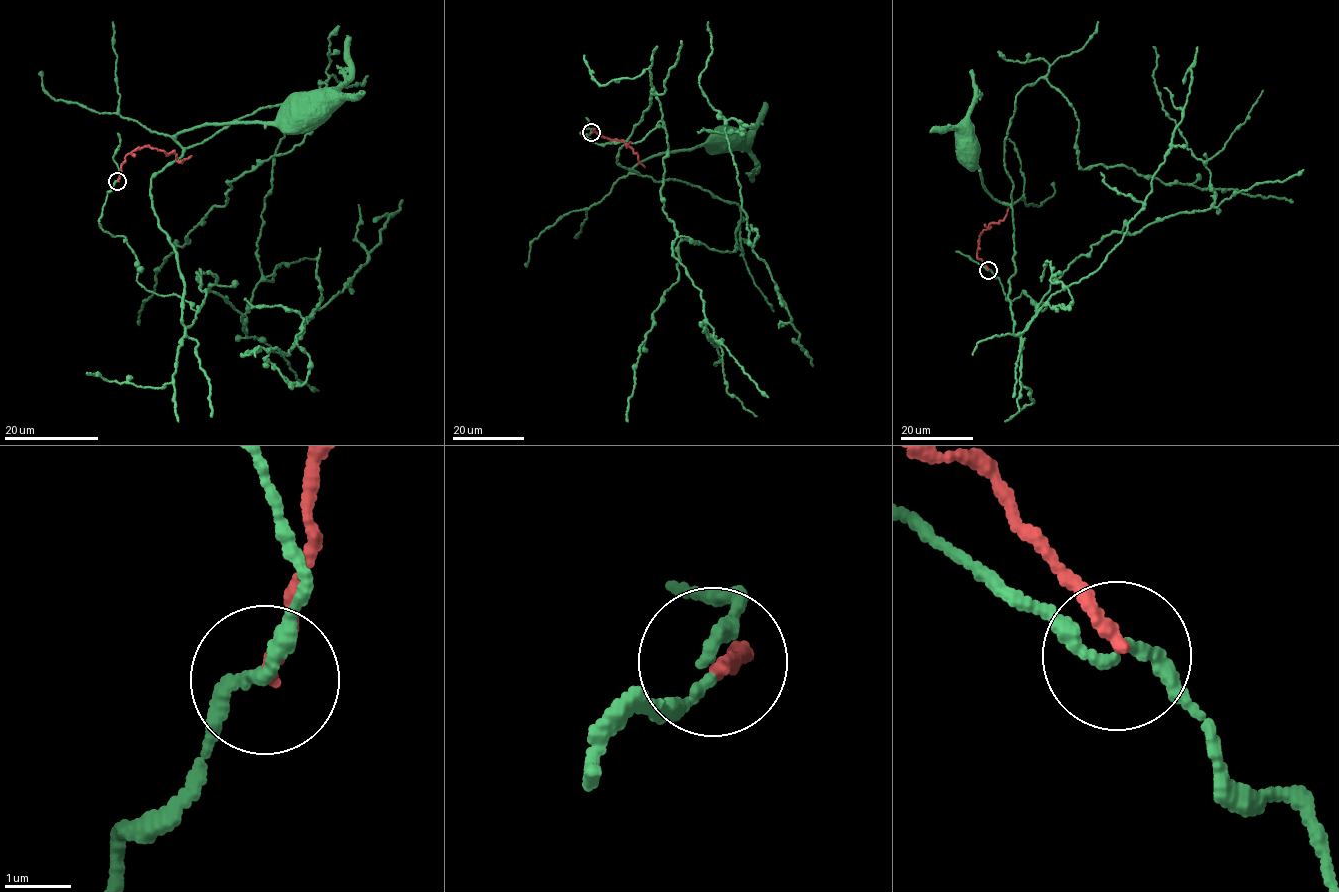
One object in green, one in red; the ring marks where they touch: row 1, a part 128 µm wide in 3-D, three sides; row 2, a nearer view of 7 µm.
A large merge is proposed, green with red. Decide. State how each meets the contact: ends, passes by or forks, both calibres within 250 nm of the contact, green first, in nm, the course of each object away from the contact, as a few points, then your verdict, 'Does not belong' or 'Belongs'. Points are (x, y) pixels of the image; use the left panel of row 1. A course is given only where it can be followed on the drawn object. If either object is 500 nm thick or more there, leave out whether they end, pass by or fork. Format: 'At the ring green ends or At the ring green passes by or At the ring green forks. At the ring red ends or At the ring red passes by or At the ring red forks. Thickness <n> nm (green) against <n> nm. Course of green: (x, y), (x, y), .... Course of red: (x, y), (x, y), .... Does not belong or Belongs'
At the ring green passes by. At the ring red ends. Thickness 170 nm (green) against 190 nm. Course of green: (118, 181), (100, 225), (192, 325), (151, 178), (177, 134), (308, 95). Course of red: (118, 181), (125, 156), (138, 148), (148, 147), (173, 153), (181, 162), (191, 156). Does not belong

